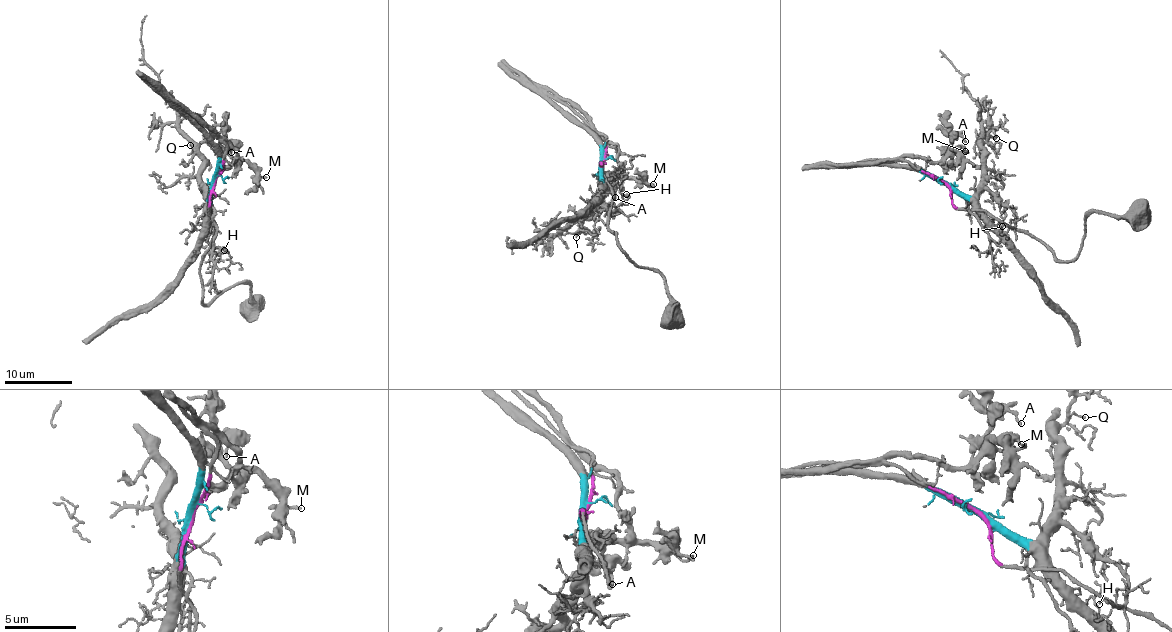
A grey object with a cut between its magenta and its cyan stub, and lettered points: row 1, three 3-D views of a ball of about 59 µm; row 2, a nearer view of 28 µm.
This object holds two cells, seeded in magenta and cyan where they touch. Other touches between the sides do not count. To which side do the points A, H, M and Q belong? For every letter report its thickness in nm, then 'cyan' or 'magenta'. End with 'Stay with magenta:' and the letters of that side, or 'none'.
A: 190 nm | magenta
H: 130 nm | cyan
M: 180 nm | magenta
Q: 90 nm | cyan
Stay with magenta: A, M

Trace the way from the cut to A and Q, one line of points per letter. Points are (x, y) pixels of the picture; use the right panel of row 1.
A: (945, 184), (903, 159), (911, 154), (941, 162), (952, 142), (959, 136), (966, 141)
Q: (945, 184), (965, 194), (973, 194), (982, 174), (982, 142), (990, 137), (996, 138)

